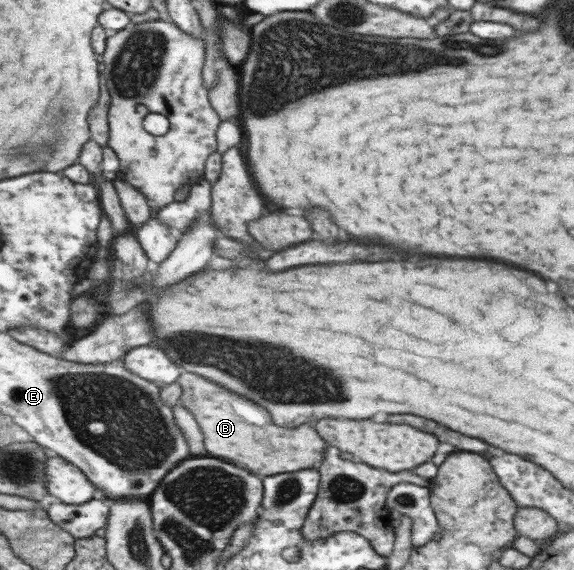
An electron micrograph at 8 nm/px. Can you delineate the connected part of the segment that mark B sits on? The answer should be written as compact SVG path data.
M180 372L176 383L181 386L178 403L193 413L209 455L229 459L231 463L237 463L237 467L249 467L253 475L261 477L314 469L323 461L323 441L309 425L303 423L293 429L277 427L263 407L197 374Z

